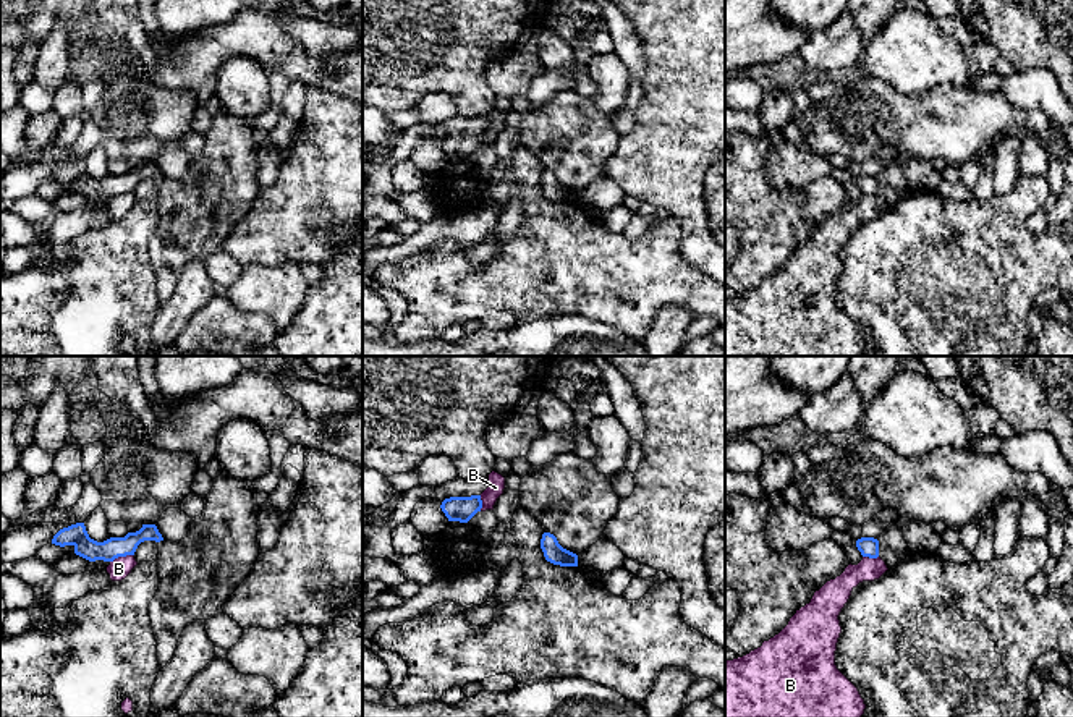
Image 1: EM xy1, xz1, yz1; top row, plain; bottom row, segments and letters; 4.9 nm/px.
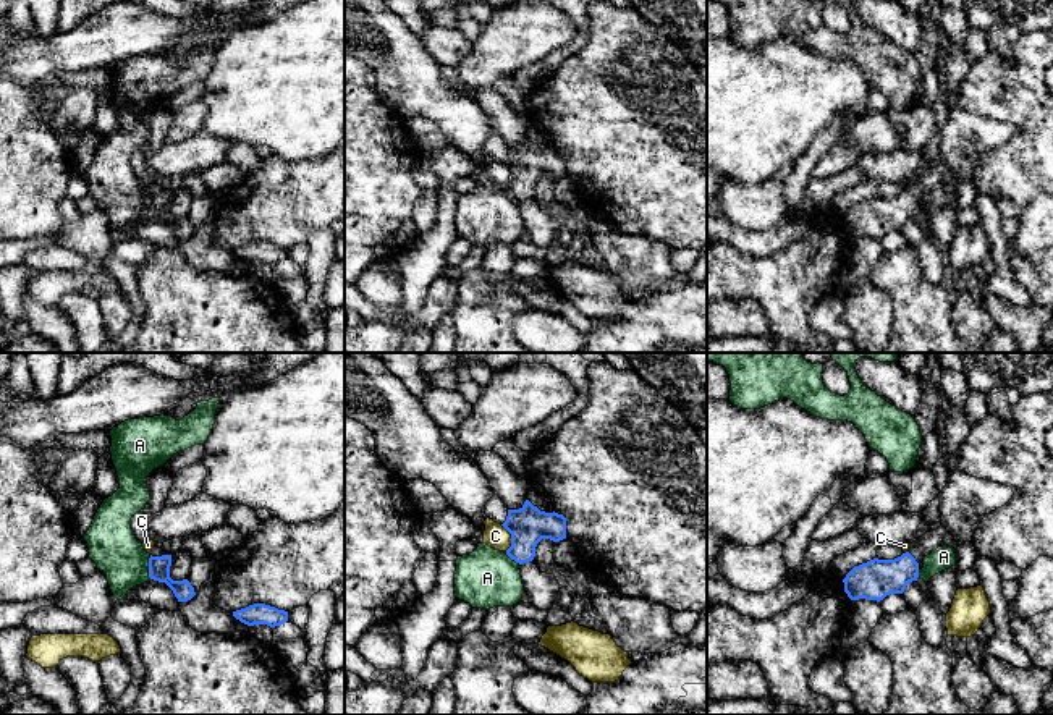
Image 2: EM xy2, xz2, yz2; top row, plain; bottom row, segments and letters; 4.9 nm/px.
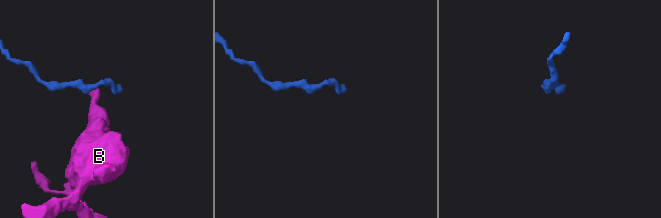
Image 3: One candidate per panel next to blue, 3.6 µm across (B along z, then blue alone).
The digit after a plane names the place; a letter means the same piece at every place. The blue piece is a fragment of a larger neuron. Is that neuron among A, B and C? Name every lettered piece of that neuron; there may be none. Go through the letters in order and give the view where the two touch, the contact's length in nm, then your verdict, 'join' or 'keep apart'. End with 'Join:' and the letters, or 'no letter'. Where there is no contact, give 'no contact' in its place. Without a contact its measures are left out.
A: meets blue in xy2; contact 120 nm long; keep apart
B: meets blue in xy1; contact 130 nm long; keep apart
C: meets blue in xz2; contact 150 nm long; keep apart
Join: no letter

